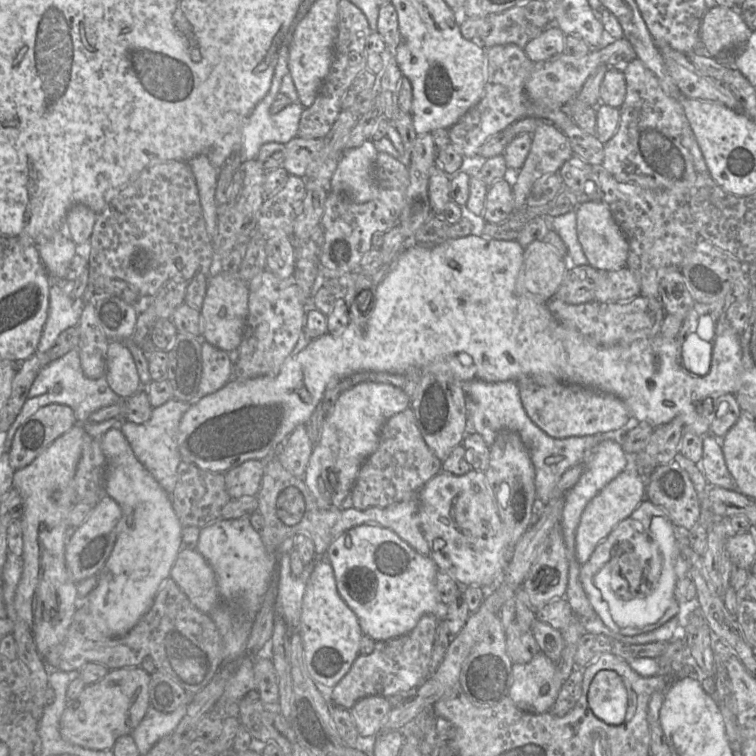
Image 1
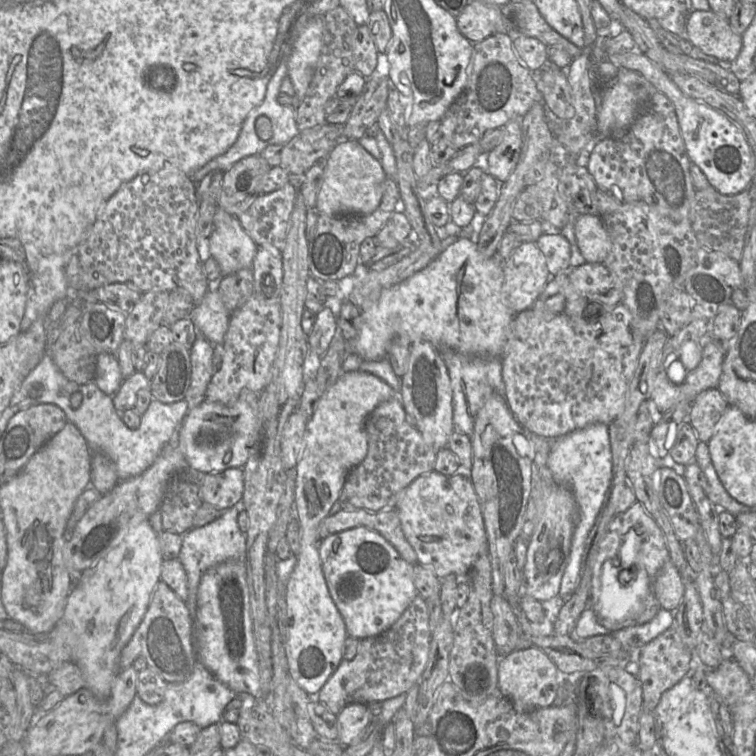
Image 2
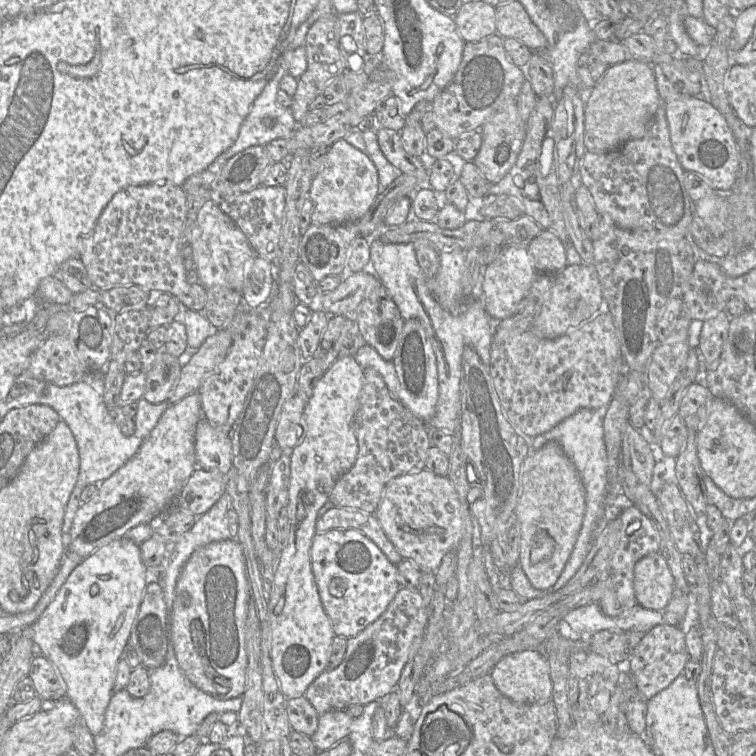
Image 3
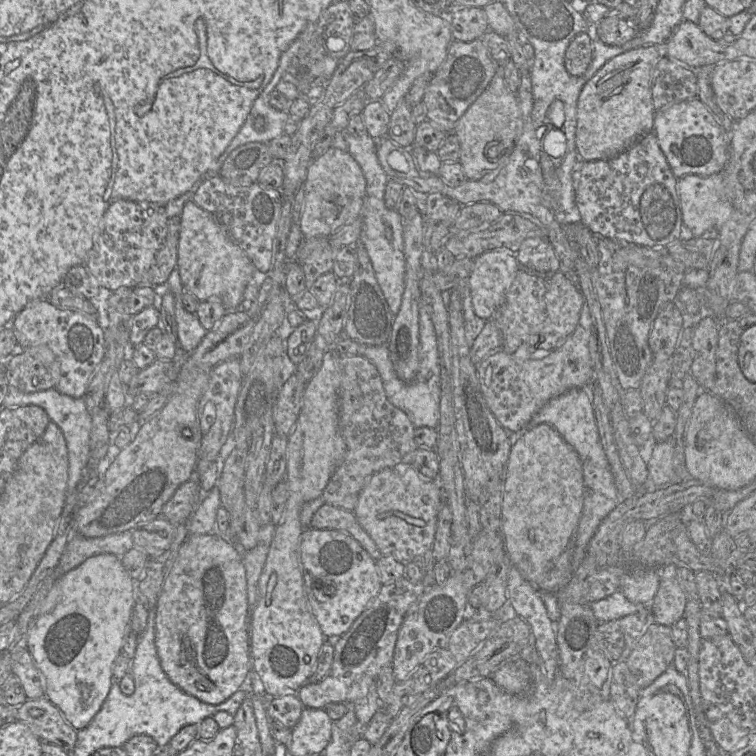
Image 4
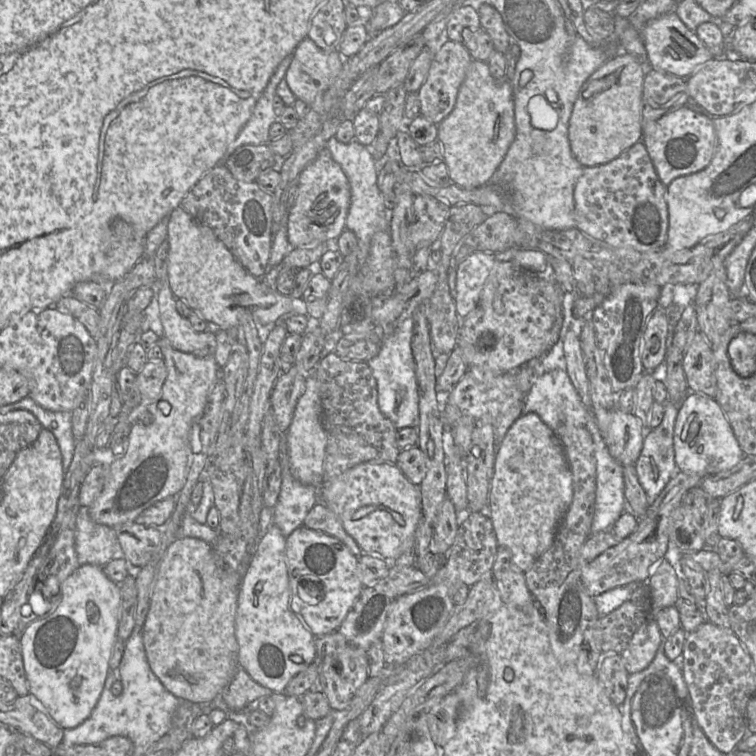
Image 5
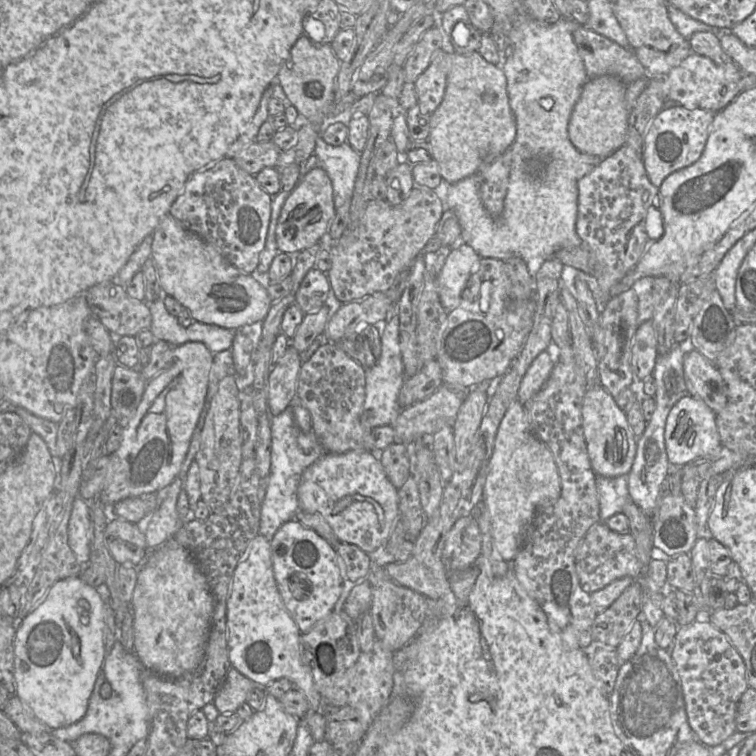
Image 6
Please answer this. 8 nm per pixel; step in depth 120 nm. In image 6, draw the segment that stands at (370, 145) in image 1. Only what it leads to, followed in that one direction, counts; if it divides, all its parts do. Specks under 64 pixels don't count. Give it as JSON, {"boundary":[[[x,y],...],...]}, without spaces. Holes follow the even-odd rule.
{"boundary":[[[317,166],[303,176],[282,207],[276,227],[276,242],[279,251],[295,255],[325,241],[327,230],[335,213],[331,180],[326,171]]]}

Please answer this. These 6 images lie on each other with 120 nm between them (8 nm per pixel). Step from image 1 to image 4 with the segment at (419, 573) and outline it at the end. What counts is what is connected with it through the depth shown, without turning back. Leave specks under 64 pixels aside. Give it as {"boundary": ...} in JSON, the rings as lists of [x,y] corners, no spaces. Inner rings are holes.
{"boundary":[[[306,528],[300,537],[306,597],[323,634],[341,637],[382,587],[376,560],[350,535]]]}

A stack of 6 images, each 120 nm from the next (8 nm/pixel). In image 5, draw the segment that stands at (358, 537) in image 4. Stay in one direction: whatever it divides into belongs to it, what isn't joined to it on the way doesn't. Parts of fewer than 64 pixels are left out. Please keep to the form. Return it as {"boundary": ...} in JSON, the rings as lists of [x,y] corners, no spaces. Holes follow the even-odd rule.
{"boundary":[[[320,501],[306,515],[304,526],[339,539],[356,556],[363,553],[355,540],[345,531],[340,518]]]}

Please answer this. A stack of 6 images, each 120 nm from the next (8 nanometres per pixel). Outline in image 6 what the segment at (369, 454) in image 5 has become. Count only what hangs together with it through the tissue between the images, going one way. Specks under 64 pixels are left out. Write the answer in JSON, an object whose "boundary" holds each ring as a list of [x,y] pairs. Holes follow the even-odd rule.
{"boundary":[[[323,342],[311,358],[301,365],[296,398],[309,411],[312,433],[326,452],[343,453],[350,450],[370,450],[370,431],[361,423],[365,398],[365,369],[332,342]]]}

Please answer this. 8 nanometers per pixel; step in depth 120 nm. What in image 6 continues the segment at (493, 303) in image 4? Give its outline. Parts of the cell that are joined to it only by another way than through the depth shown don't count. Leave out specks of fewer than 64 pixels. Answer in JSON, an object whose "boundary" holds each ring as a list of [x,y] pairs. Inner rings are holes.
{"boundary":[[[457,244],[436,276],[440,302],[448,313],[460,303],[460,295],[481,257],[467,244]]]}

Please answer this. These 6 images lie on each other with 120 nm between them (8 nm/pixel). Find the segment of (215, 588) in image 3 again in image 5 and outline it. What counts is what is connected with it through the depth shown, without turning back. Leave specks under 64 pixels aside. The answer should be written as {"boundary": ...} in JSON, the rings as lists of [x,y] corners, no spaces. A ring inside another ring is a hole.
{"boundary":[[[199,538],[176,539],[161,557],[143,626],[143,644],[151,670],[179,699],[213,701],[240,667],[235,616],[241,580],[216,556],[212,544]]]}

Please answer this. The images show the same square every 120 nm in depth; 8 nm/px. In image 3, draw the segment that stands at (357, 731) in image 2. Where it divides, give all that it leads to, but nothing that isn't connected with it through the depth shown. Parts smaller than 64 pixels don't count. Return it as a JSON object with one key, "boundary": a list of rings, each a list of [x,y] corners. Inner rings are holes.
{"boundary":[[[343,709],[331,710],[319,715],[318,728],[310,737],[317,750],[332,748],[347,740],[353,718]]]}

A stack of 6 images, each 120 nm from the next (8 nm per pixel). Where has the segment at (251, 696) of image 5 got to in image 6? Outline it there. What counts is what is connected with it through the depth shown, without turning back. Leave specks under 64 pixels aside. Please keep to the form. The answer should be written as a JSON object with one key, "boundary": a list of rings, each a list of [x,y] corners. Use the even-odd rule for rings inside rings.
{"boundary":[[[231,667],[222,687],[216,693],[213,703],[221,714],[236,713],[237,708],[246,702],[247,694],[254,685],[259,684]]]}

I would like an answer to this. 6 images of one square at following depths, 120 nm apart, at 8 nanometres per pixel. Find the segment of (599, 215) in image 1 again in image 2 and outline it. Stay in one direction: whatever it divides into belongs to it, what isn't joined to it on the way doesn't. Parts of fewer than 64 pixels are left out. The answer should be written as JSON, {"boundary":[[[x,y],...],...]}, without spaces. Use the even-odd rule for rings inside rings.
{"boundary":[[[598,214],[577,216],[575,236],[586,262],[598,264],[604,262],[611,249],[611,240]]]}

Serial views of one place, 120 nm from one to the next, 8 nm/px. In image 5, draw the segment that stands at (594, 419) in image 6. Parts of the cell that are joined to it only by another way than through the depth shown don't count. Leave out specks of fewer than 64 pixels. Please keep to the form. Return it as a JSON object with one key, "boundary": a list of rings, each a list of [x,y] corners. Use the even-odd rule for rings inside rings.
{"boundary":[[[618,407],[609,411],[593,410],[593,416],[610,455],[622,466],[634,465],[646,434],[640,419]]]}

